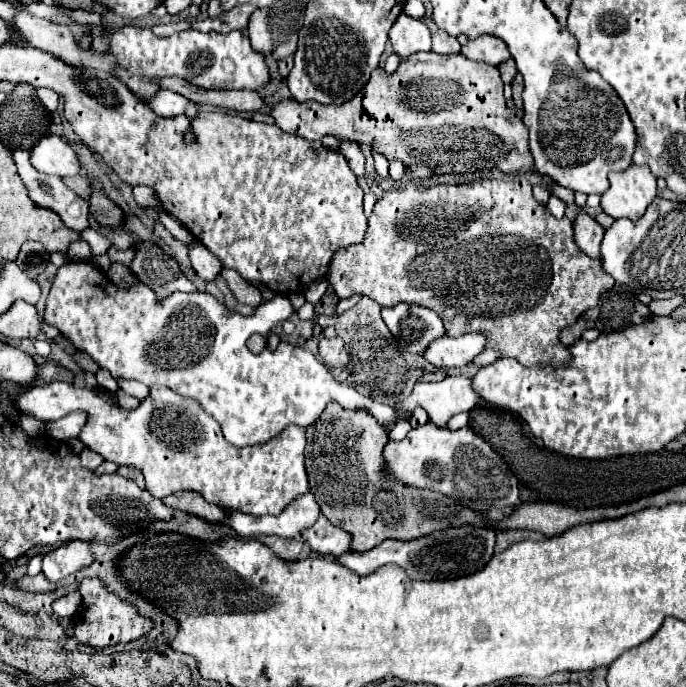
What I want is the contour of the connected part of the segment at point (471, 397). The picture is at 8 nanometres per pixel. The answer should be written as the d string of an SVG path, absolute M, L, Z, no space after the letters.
M446 377L438 383L416 383L412 393L396 405L396 421L404 413L414 413L416 407L426 409L430 423L446 427L450 417L470 411L478 403L478 395L466 377Z

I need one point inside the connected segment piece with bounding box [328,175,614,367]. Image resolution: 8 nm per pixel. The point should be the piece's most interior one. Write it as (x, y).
(486, 258)

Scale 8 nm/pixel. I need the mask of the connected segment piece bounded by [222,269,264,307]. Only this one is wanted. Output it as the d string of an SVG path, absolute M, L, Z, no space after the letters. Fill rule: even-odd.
M224 269L222 271L222 279L226 281L228 289L234 293L234 297L238 299L238 303L246 303L250 307L258 307L258 305L264 303L260 289L254 287L254 285L250 285L250 283L246 283L246 281L242 281L236 271Z

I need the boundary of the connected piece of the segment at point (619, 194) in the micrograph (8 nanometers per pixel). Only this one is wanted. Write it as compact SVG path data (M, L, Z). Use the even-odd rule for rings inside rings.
M630 165L630 169L622 173L610 173L610 187L602 193L602 211L614 219L626 217L630 221L638 221L646 207L656 199L656 177L648 169L648 165Z

